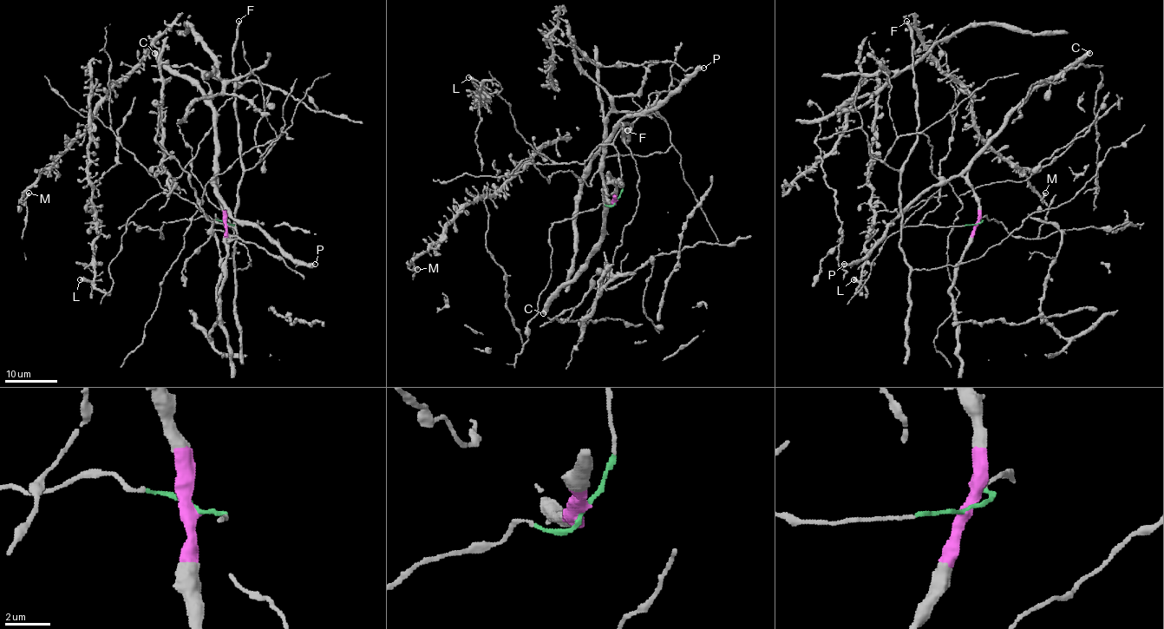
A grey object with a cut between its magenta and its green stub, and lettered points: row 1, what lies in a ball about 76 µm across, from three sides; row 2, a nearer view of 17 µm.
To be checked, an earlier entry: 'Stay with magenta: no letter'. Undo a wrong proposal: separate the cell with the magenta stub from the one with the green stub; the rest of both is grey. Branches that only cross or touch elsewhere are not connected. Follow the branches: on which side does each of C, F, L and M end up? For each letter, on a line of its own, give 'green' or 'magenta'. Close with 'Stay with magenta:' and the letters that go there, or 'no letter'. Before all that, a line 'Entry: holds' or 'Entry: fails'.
Entry: fails
C: magenta
F: green
L: green
M: green
Stay with magenta: C

